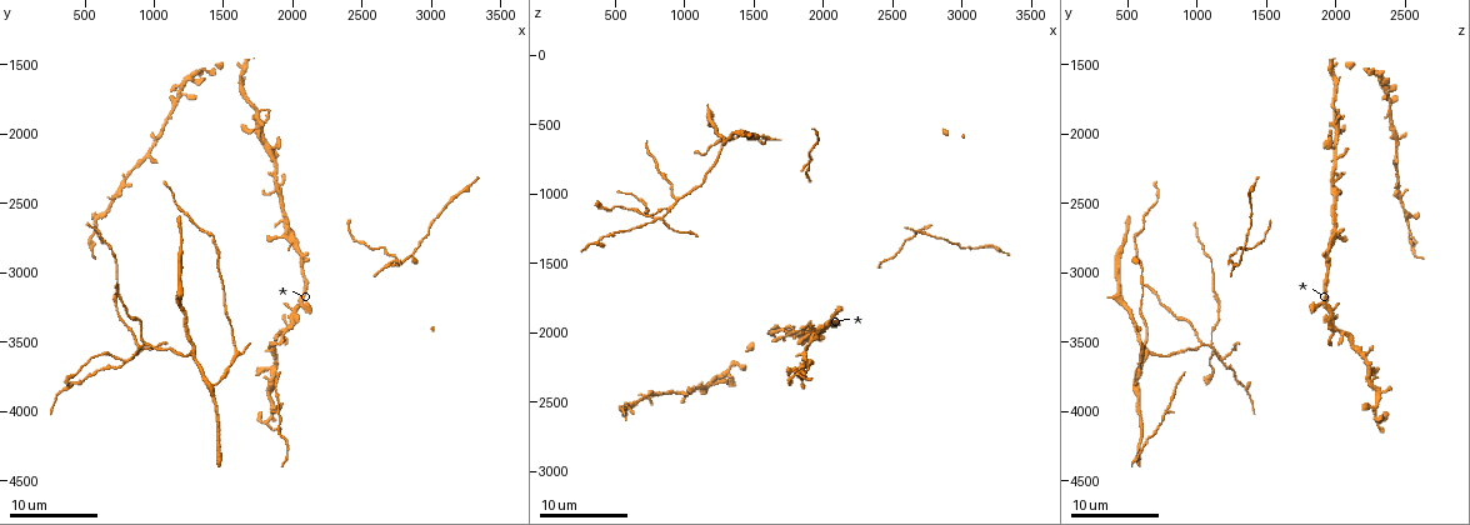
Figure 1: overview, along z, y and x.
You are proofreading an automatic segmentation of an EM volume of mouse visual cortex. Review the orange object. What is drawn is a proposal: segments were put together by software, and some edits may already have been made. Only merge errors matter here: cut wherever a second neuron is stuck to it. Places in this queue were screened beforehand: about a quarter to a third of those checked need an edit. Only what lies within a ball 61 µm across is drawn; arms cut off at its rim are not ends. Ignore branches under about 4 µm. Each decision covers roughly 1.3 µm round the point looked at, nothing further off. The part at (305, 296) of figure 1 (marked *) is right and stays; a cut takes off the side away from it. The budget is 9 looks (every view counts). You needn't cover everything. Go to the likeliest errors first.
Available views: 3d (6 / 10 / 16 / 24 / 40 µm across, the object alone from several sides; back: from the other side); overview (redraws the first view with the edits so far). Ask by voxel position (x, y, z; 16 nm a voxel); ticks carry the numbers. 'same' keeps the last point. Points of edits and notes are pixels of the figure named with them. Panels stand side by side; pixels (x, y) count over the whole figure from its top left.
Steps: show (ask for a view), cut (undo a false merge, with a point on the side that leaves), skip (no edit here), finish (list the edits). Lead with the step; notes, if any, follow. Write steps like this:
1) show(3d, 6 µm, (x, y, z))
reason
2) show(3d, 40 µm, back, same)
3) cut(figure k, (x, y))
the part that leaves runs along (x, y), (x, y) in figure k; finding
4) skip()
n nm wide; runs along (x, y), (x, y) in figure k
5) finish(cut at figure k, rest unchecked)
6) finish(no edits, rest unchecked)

show(3d, 16 µm, (840, 3620, 1180))
four-way junction

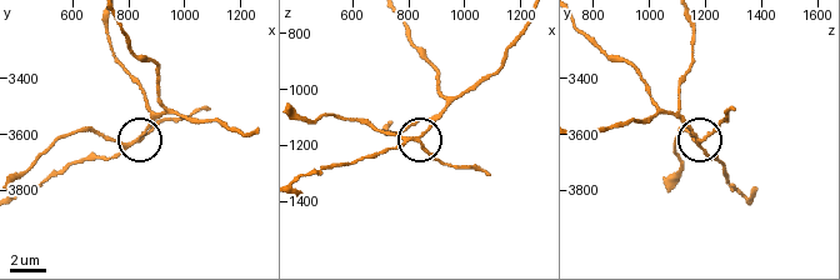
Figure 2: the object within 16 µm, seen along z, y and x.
cut(figure 2, (105, 138))
the part that leaves runs along (130, 144), (86, 130), (64, 134), (24, 170) in figure 2; two neurons meet here

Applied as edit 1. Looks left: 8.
show(overview)
redraw

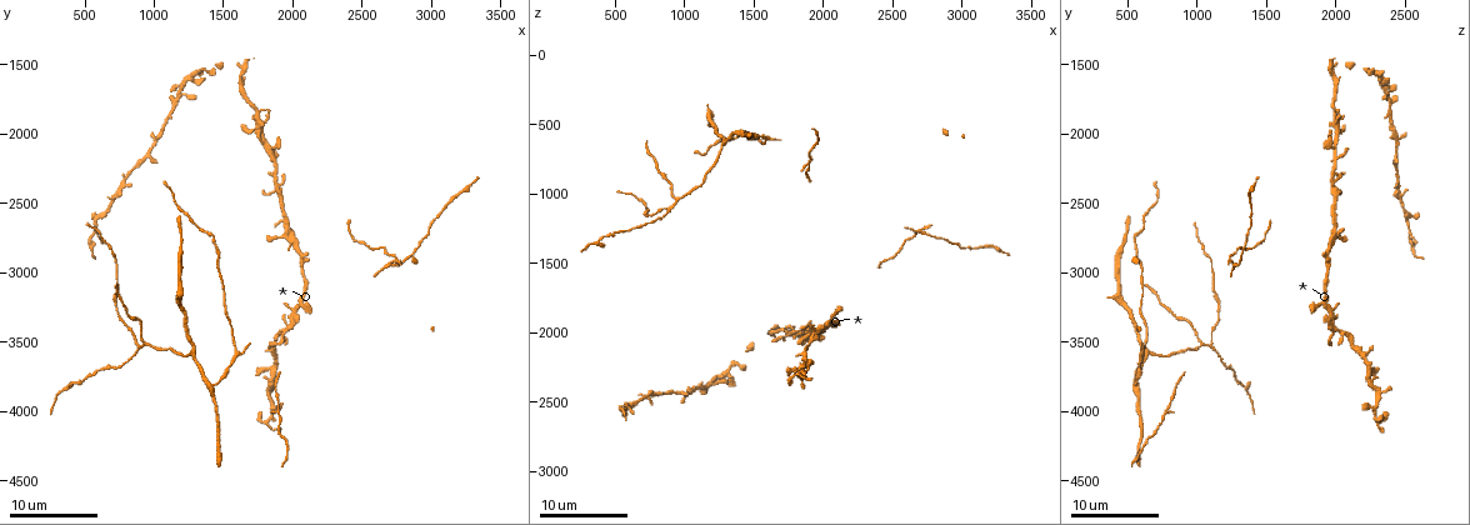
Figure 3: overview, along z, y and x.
show(3d, 10 µm, (1920, 3440, 2000))
thin arm on a thick one

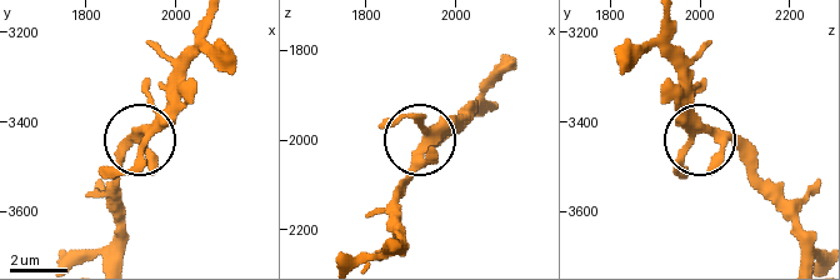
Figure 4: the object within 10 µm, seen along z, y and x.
skip()
5 arms; one neuron here

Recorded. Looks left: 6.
show(3d, 10 µm, (1900, 3980, 800))
side arm on a straight run

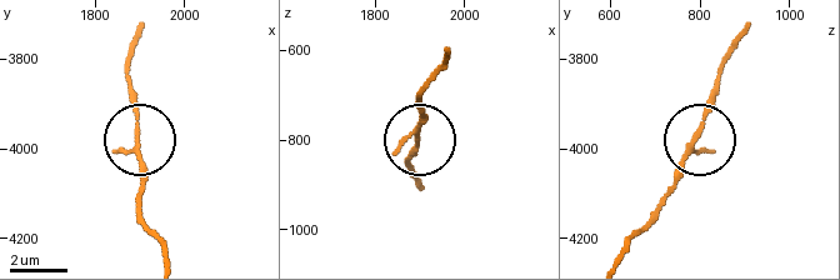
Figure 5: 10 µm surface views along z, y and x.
skip()
one neuron here

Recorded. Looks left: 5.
show(3d, 10 µm, (1680, 3560, 600))
sudden change in width

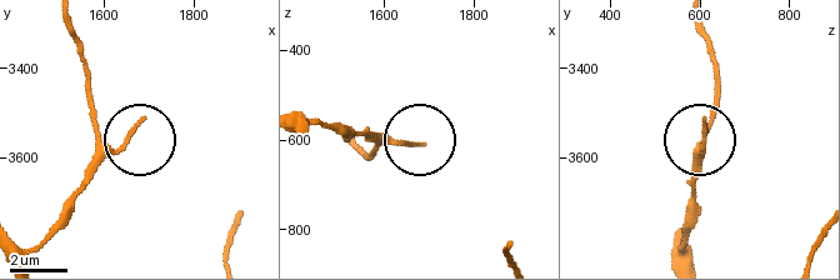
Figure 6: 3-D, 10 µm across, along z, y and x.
show(3d, 6 µm, (1670, 3535, 610))

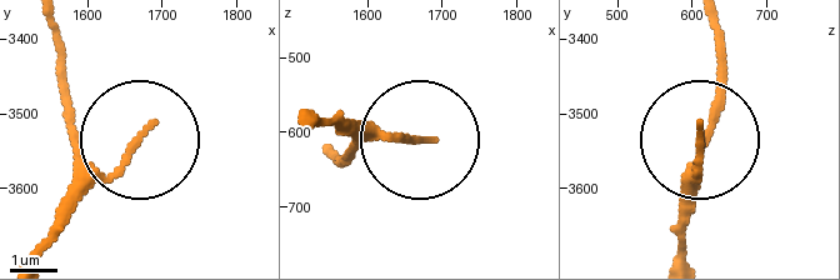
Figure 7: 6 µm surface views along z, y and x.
skip()
140 nm wide; all the same neuron

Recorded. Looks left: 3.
finish(cut at figure 2, rest unchecked)

